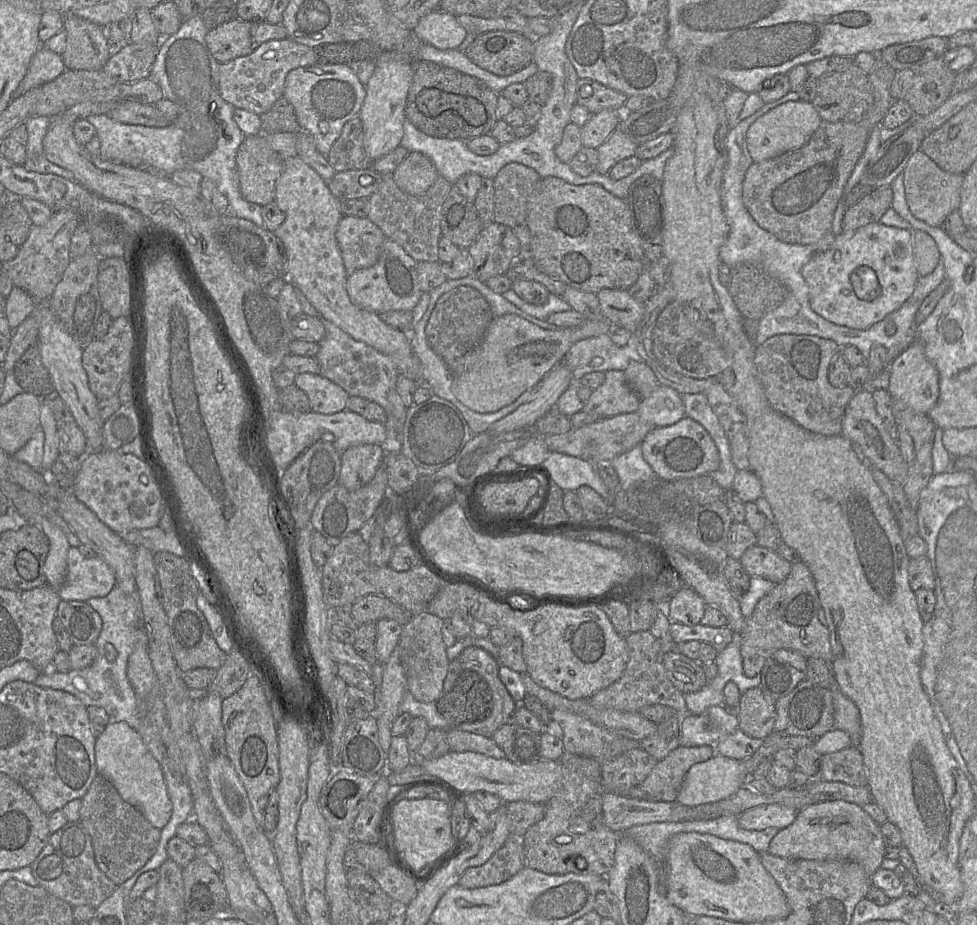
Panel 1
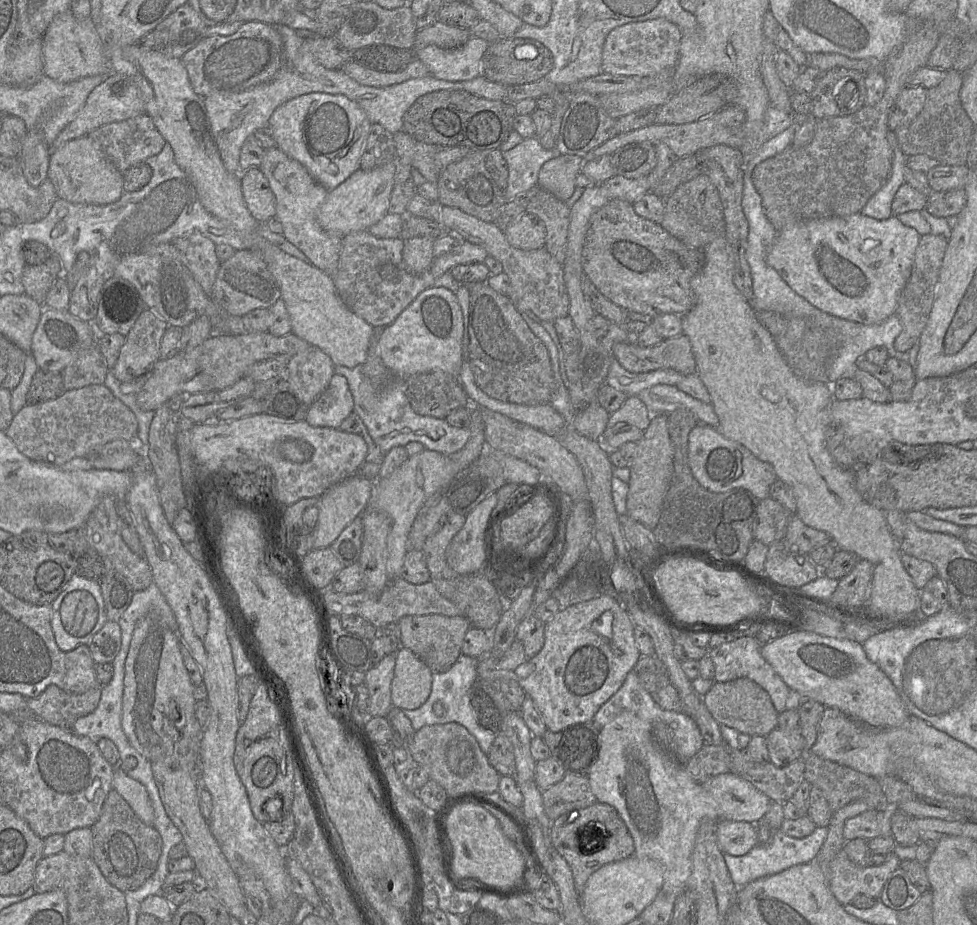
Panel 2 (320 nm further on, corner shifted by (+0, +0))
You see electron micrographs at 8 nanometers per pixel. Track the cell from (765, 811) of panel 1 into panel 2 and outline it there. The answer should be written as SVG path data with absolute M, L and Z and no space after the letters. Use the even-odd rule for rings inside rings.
M718 821L717 839L722 853L742 856L758 844L756 824L746 821Z

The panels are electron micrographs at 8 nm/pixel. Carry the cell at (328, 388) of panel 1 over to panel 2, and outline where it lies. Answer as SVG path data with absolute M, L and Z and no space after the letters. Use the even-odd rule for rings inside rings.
M335 373L326 390L308 407L305 421L313 427L338 428L352 412L347 380Z

